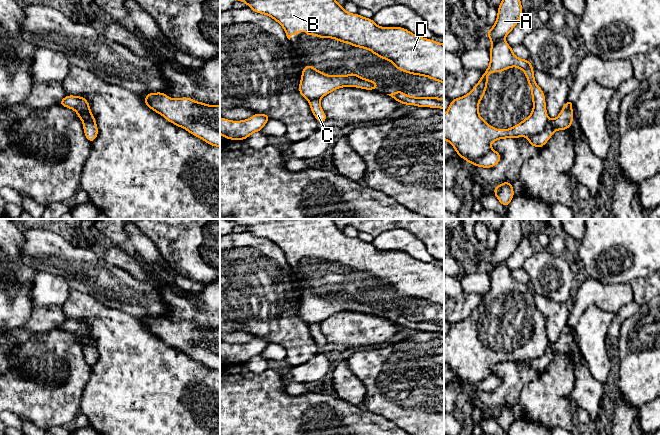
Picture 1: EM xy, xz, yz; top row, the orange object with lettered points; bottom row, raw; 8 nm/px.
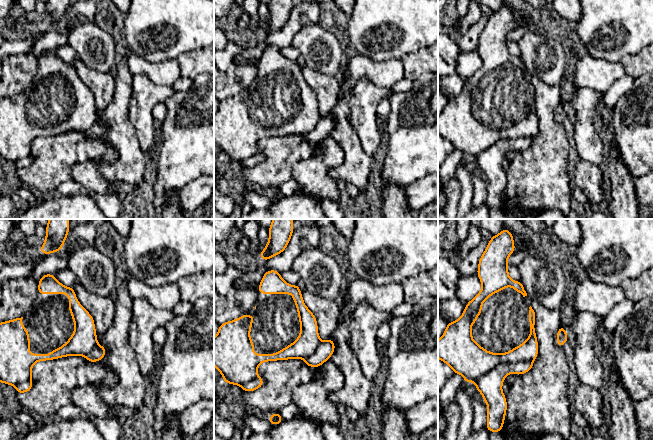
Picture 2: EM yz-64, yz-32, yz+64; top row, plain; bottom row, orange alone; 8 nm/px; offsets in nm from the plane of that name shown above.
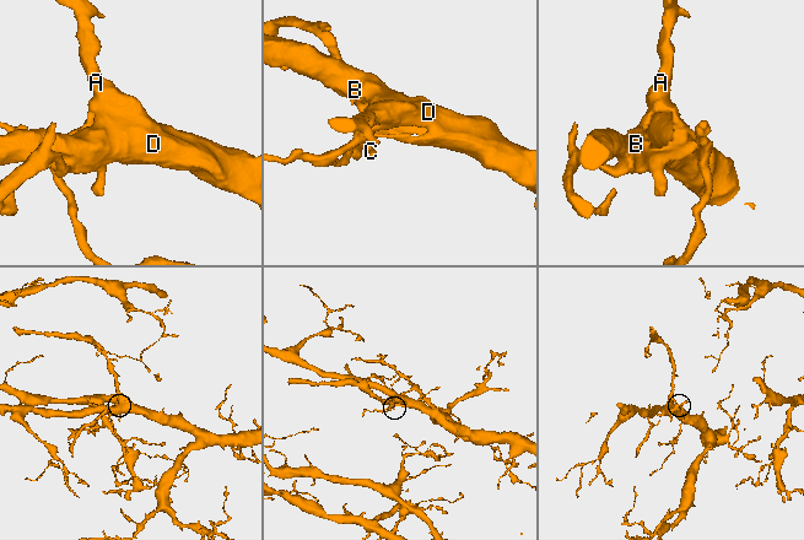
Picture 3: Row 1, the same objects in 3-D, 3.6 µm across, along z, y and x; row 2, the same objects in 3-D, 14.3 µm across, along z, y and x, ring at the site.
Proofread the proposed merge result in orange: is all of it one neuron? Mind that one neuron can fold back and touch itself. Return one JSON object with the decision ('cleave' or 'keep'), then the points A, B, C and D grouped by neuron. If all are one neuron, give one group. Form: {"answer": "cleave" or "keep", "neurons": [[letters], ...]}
{"answer": "cleave", "neurons": [["A", "B", "D"], ["C"]]}

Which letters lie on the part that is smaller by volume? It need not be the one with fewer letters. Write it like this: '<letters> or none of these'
C

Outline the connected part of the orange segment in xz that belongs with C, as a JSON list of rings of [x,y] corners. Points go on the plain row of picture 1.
[[[310,323],[308,325],[310,328],[311,335],[315,340],[317,346],[318,347],[325,346],[328,342],[320,330],[320,323]]]

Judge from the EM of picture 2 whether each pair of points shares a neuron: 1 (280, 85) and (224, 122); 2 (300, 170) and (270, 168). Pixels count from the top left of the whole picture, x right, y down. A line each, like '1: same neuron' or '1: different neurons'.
1: same neuron
2: different neurons

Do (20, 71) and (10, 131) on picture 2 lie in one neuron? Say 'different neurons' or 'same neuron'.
different neurons

